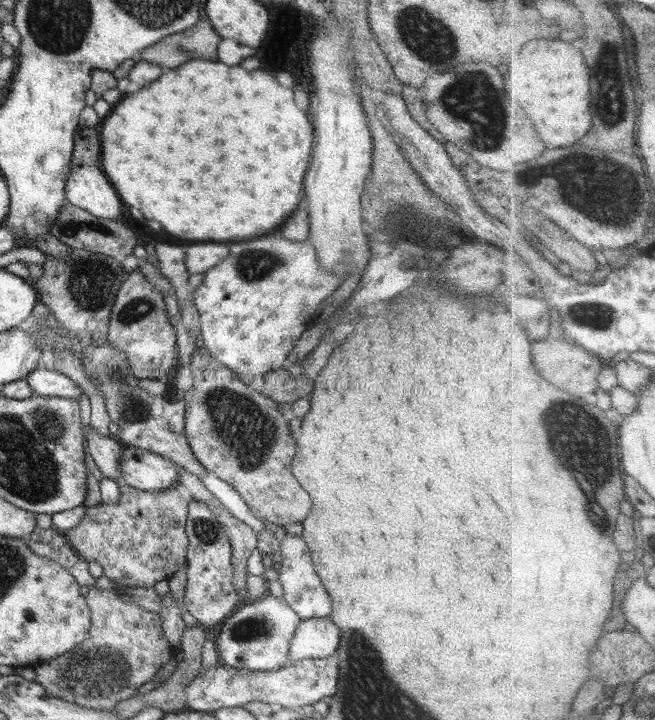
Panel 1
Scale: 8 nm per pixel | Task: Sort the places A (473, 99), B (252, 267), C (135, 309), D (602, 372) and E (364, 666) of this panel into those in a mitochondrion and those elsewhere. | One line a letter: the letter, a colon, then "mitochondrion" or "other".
A: mitochondrion
B: mitochondrion
C: mitochondrion
D: other
E: mitochondrion

